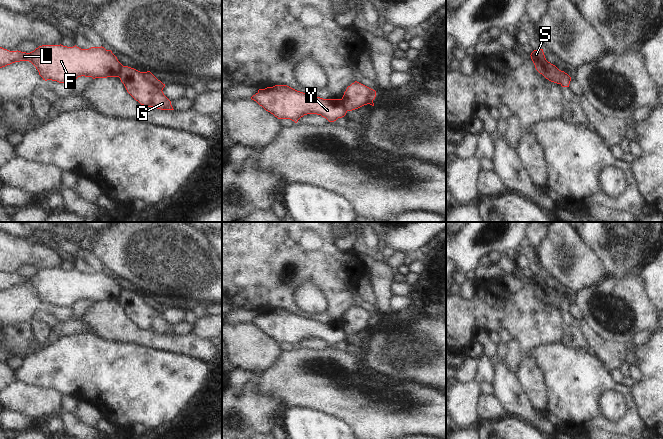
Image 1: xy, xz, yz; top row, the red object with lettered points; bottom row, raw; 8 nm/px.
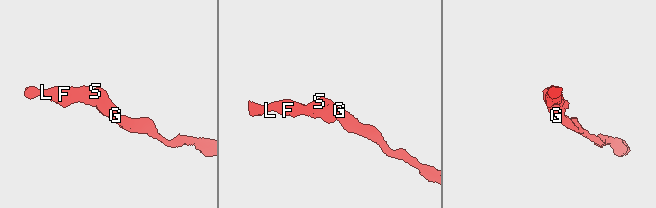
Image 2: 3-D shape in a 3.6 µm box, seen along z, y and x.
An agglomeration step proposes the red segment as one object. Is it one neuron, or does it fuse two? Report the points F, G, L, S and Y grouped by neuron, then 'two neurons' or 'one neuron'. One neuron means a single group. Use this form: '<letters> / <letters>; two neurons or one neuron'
F L Y / G S; two neurons

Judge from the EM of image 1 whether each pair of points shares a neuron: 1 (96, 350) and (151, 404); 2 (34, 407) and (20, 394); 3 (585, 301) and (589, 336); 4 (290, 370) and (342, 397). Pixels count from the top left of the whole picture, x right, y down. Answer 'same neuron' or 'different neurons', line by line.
1: same neuron
2: same neuron
3: different neurons
4: same neuron

